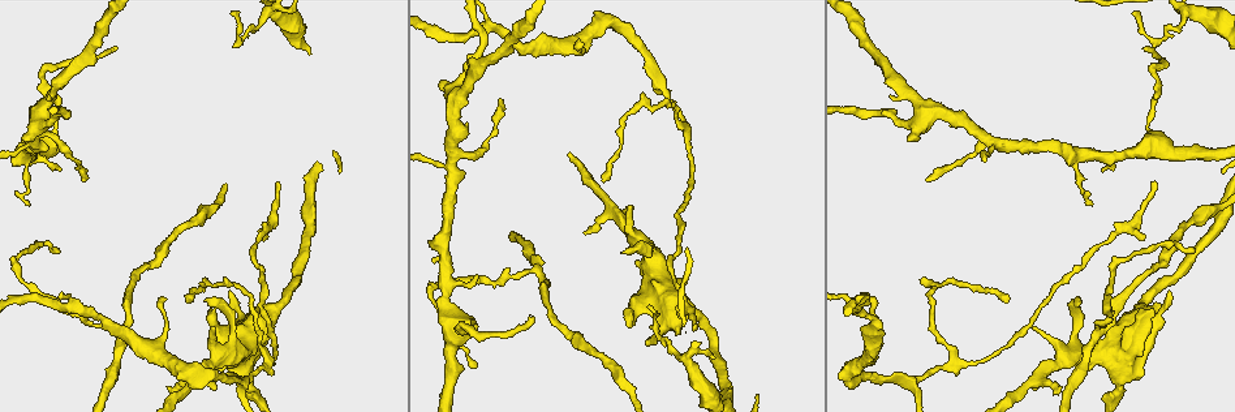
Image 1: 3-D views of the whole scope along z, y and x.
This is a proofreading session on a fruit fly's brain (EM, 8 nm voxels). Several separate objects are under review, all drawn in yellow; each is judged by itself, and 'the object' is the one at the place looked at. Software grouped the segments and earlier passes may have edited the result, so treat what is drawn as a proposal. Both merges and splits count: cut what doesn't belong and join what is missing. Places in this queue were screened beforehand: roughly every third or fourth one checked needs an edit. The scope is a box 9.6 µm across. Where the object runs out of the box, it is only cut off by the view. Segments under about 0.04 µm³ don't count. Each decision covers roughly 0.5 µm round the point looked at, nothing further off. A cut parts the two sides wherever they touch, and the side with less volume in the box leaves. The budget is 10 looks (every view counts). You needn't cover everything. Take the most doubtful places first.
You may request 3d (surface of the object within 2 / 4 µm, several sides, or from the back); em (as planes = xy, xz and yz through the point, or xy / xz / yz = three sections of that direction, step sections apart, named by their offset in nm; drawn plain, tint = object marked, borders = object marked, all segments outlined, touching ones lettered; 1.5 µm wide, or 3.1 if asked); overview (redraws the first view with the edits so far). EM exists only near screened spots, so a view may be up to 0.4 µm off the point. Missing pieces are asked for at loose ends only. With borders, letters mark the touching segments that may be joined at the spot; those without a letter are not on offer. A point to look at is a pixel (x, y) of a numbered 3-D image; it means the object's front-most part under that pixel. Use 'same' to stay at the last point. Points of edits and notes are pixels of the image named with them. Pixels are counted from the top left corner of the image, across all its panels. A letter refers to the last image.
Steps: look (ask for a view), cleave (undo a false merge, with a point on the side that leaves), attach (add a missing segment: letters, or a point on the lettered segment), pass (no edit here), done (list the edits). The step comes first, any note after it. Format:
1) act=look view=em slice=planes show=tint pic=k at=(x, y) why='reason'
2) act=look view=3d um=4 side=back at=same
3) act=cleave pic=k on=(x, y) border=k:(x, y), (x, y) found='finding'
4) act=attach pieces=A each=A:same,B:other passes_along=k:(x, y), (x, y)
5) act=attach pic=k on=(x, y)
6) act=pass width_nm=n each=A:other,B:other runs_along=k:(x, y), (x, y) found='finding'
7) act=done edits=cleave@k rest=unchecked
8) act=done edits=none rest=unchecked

act=look view=3d um=2 side=back pic=1 at=(22, 140) why='branch stops here'

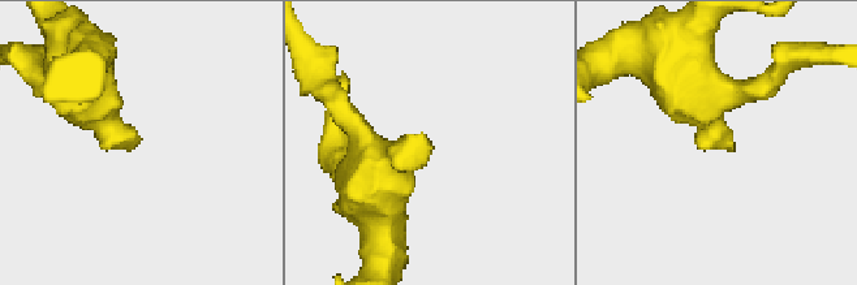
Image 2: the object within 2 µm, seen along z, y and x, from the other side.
act=look view=em slice=planes show=borders pic=2 at=(128, 149)

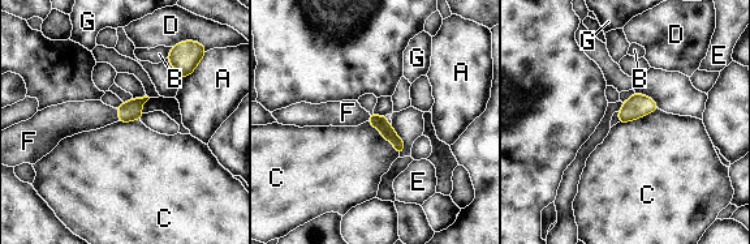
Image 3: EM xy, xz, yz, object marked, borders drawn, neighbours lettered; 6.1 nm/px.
act=attach pieces=F each=A:other,B:other,C:other,D:other,E:other,F:same,G:other passes_along=3:(128, 111), (119, 115), (90, 115) found='it goes on there'

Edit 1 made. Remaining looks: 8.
act=look view=overview why='redraw'

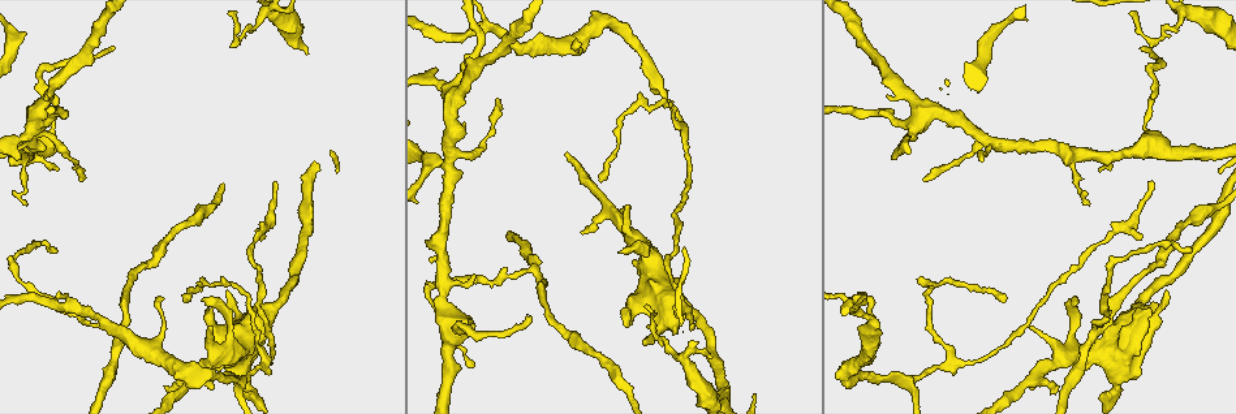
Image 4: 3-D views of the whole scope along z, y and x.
act=look view=3d um=4 pic=4 at=(867, 298) why='tapers out'

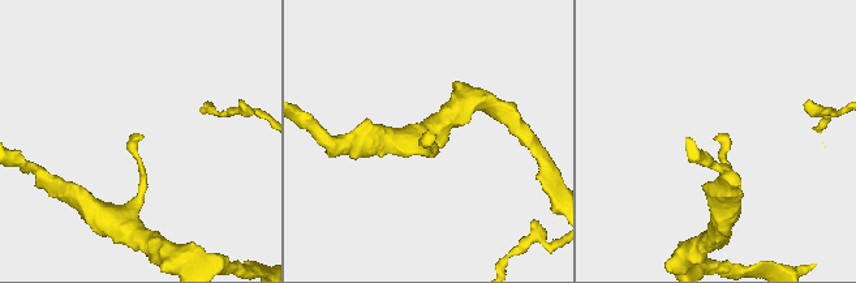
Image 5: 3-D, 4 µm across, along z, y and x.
act=look view=em slice=planes show=borders pic=5 at=(435, 135)

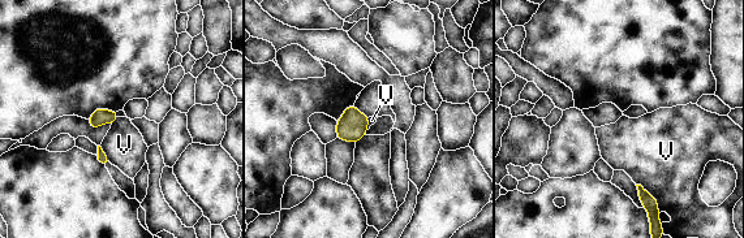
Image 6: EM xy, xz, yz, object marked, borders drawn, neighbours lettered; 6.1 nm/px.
act=pass longest_contact=V:160nm each=V:other found='none of them fits'

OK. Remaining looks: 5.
act=look view=3d um=4 pic=4 at=(1092, 332) why='three-way junction'

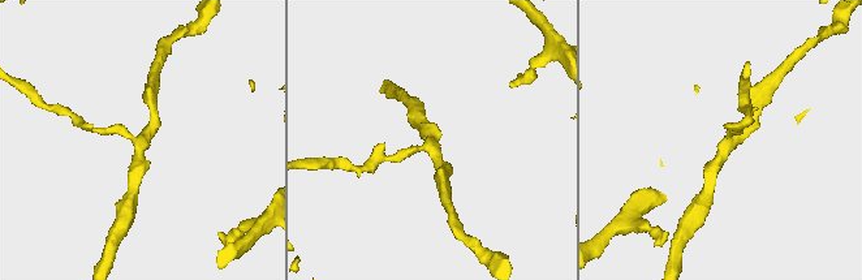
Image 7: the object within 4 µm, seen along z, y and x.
act=look view=em slice=planes show=borders pic=7 at=(431, 146) arms=3 why='shape alone is not enough'

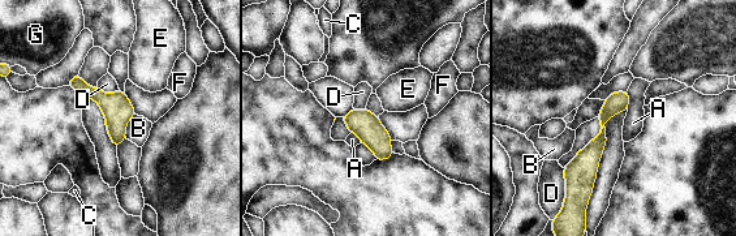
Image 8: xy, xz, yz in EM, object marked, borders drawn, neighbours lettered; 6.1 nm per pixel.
act=pass longest_contact=B:160nm each=A:other,B:other,C:other,D:other,E:other,F:other,G:other runs_along=8:(623, 94), (603, 118), (582, 188) found='continuous, no second neuron'

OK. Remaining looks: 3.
act=look view=3d um=2 pic=4 at=(262, 365) why='three-way junction'

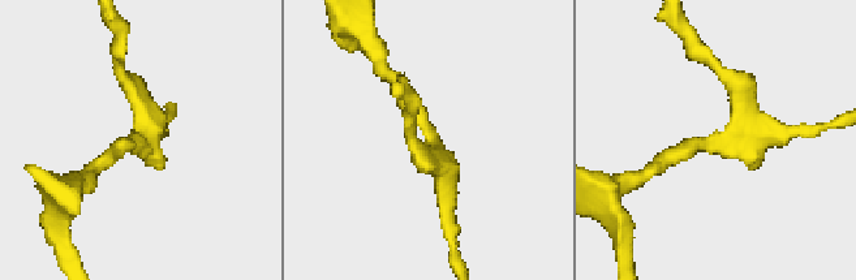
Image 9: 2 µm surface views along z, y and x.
act=look view=em slice=planes show=tint pic=9 at=(142, 144)

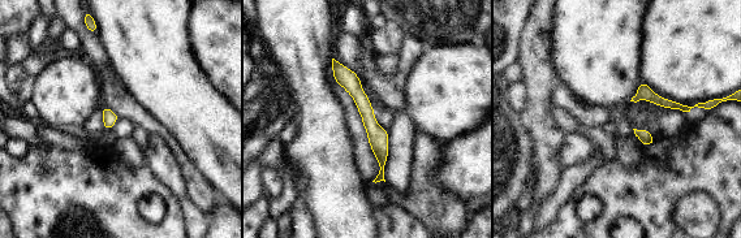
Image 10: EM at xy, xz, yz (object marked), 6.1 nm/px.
act=look view=em slice=planes show=borders at=same why='what lies round it'

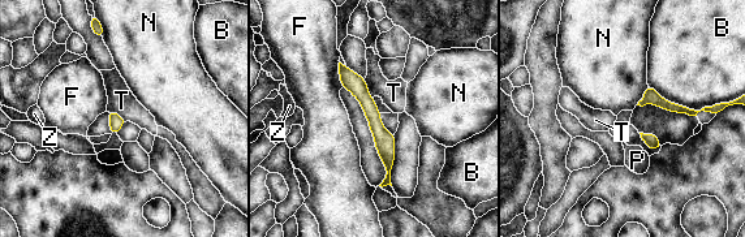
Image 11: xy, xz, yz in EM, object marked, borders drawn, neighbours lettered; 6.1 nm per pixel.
act=pass width_nm=90 each=B:other,F:other,N:other,P:other,T:other,Z:other runs_along=11:(341, 68), (384, 141), (387, 181) found='one neuron here'

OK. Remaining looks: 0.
act=done edits=attach@3 rest=unchecked

